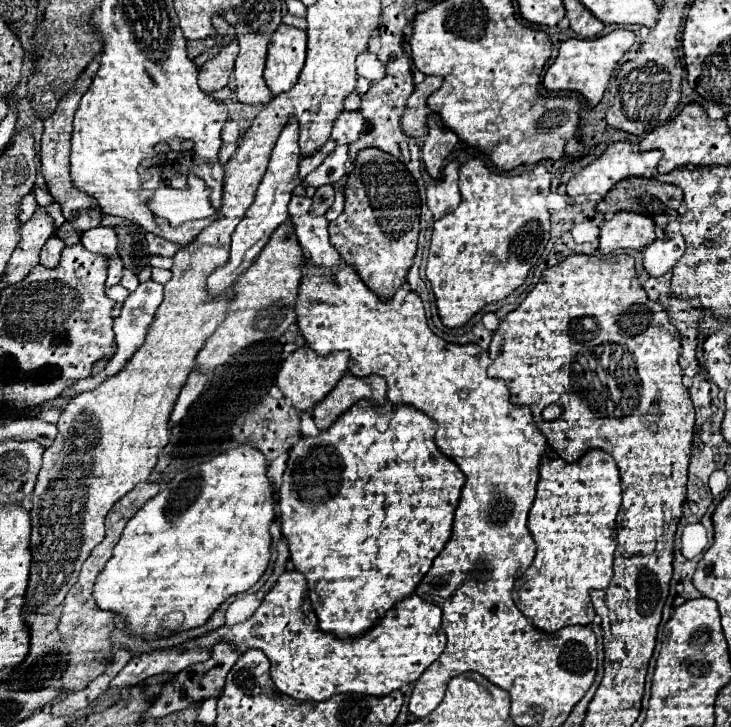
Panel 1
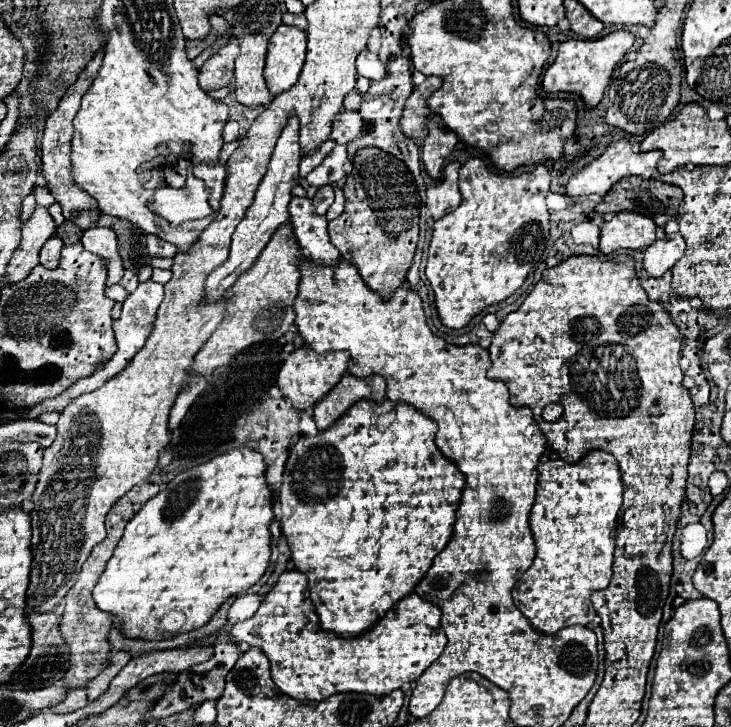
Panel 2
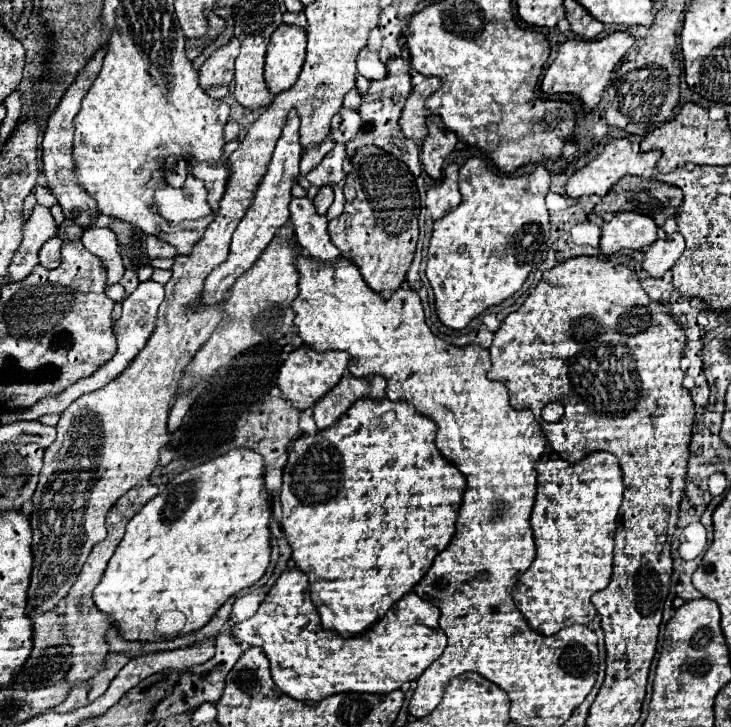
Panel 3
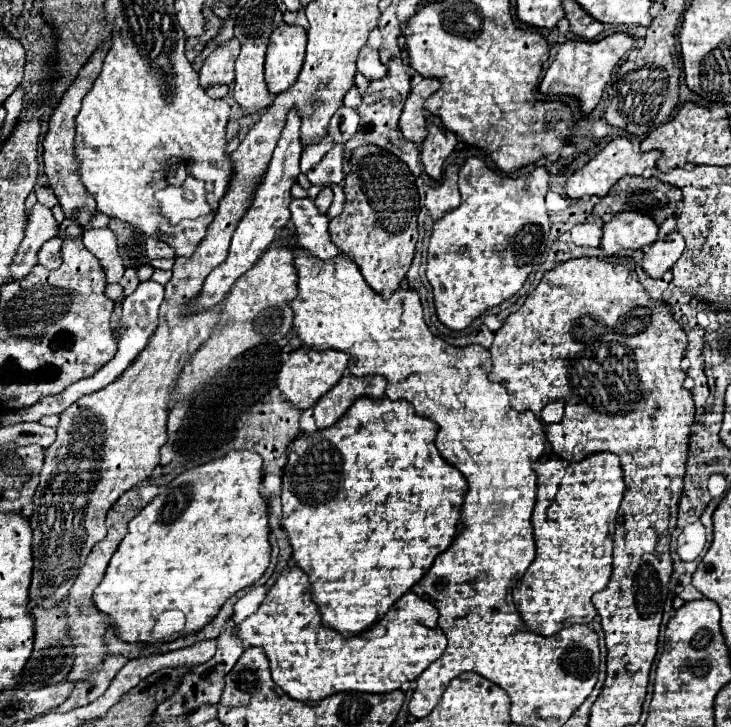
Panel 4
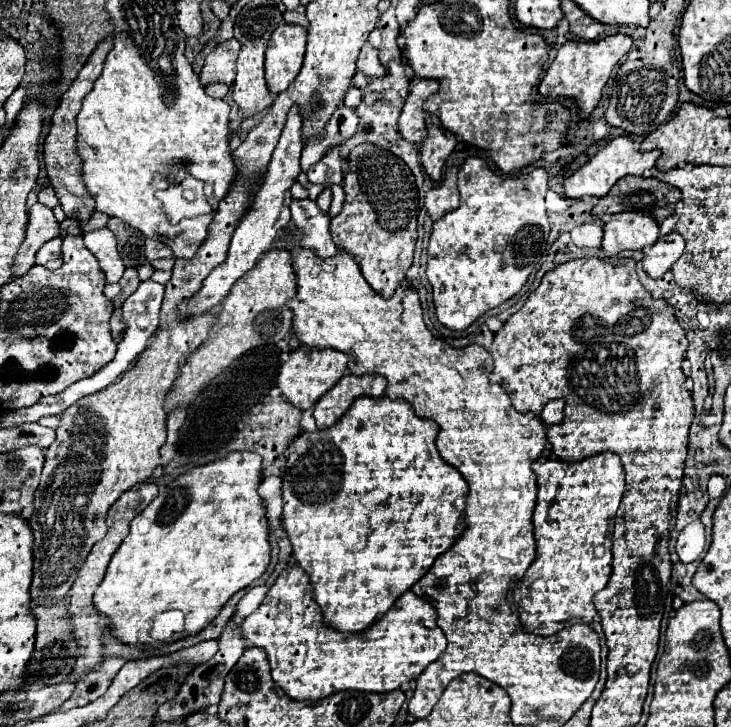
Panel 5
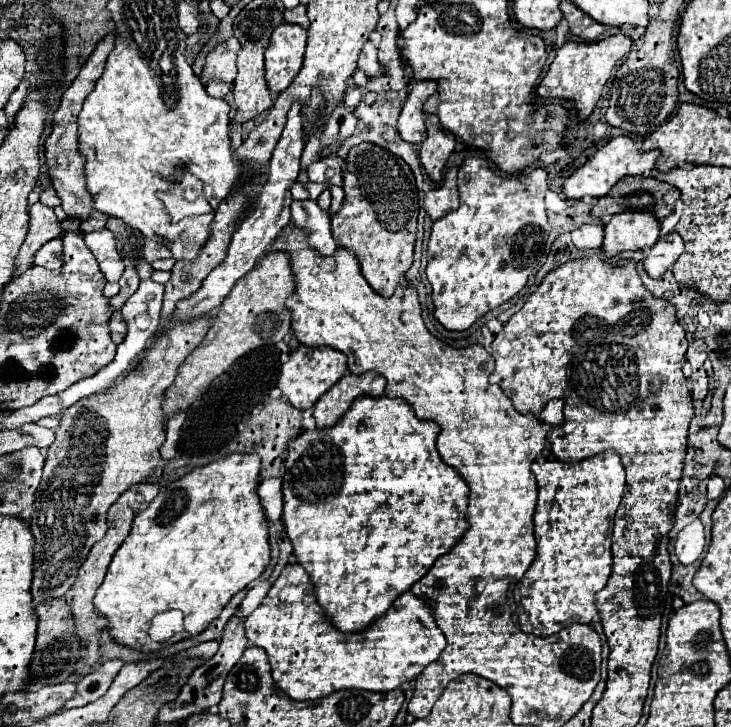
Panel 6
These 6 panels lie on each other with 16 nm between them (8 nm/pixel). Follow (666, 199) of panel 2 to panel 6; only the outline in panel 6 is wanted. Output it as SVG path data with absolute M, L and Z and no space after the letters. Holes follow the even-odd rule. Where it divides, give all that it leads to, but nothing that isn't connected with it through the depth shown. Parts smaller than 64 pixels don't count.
M624 176L598 200L592 208L592 216L602 218L618 212L652 212L662 222L674 212L678 198L680 190L666 182L644 176Z

